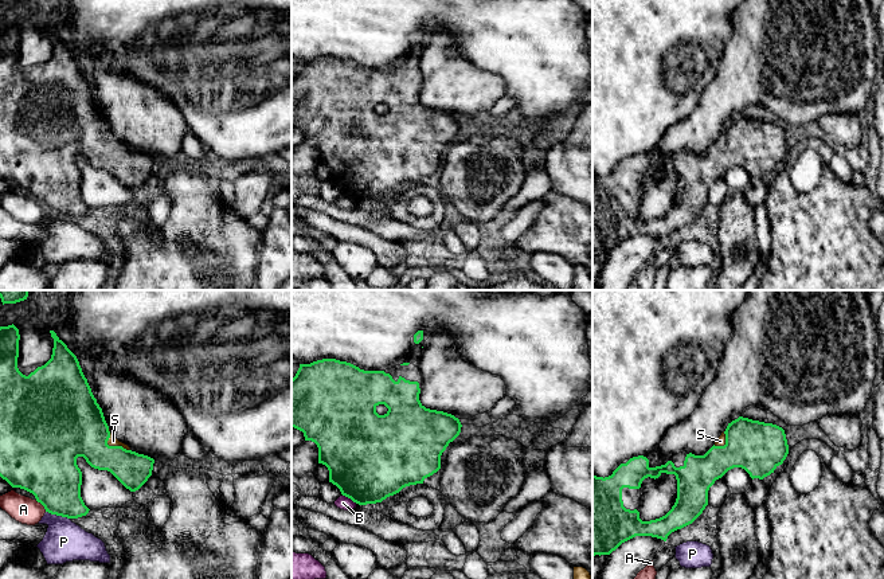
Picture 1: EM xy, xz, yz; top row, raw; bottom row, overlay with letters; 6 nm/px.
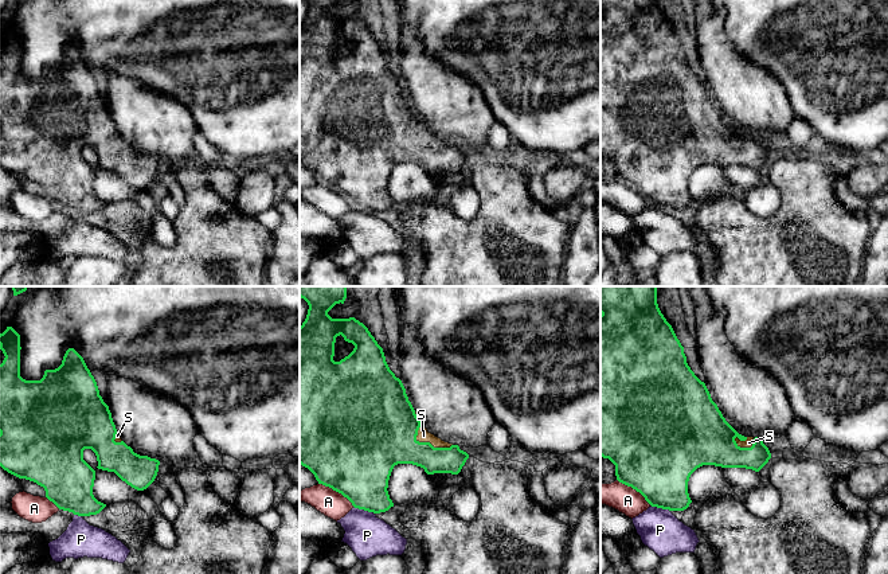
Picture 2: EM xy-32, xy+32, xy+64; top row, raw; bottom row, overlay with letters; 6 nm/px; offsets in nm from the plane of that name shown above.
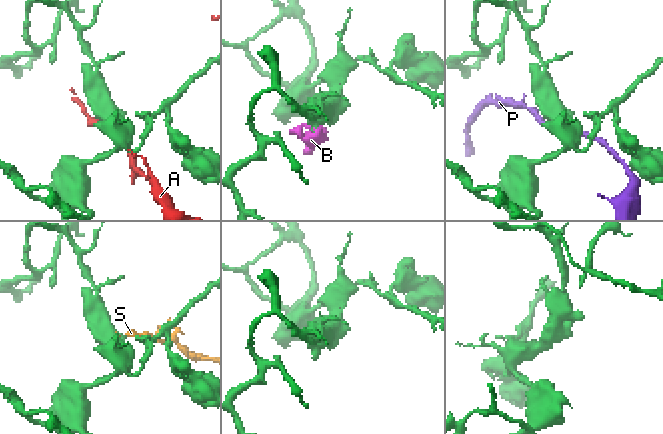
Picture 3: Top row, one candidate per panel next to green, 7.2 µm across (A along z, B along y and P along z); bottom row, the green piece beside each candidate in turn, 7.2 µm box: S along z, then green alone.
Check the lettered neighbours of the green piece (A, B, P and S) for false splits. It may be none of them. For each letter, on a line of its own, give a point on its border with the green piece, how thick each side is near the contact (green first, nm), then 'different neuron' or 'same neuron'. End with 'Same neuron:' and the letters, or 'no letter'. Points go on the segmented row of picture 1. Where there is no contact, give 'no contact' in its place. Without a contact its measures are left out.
A: meets green in xy at (42, 504); 400 nm thick on the green side, 160 nm on the other; different neuron
B: meets green in xz at (349, 497); 480 nm thick on the green side, 80 nm on the other; different neuron
P: meets green in xy at (58, 515); 320 nm thick on the green side, 240 nm on the other; different neuron
S: meets green in xy at (112, 446); 360 nm thick on the green side, 60 nm on the other; same neuron
Same neuron: S

